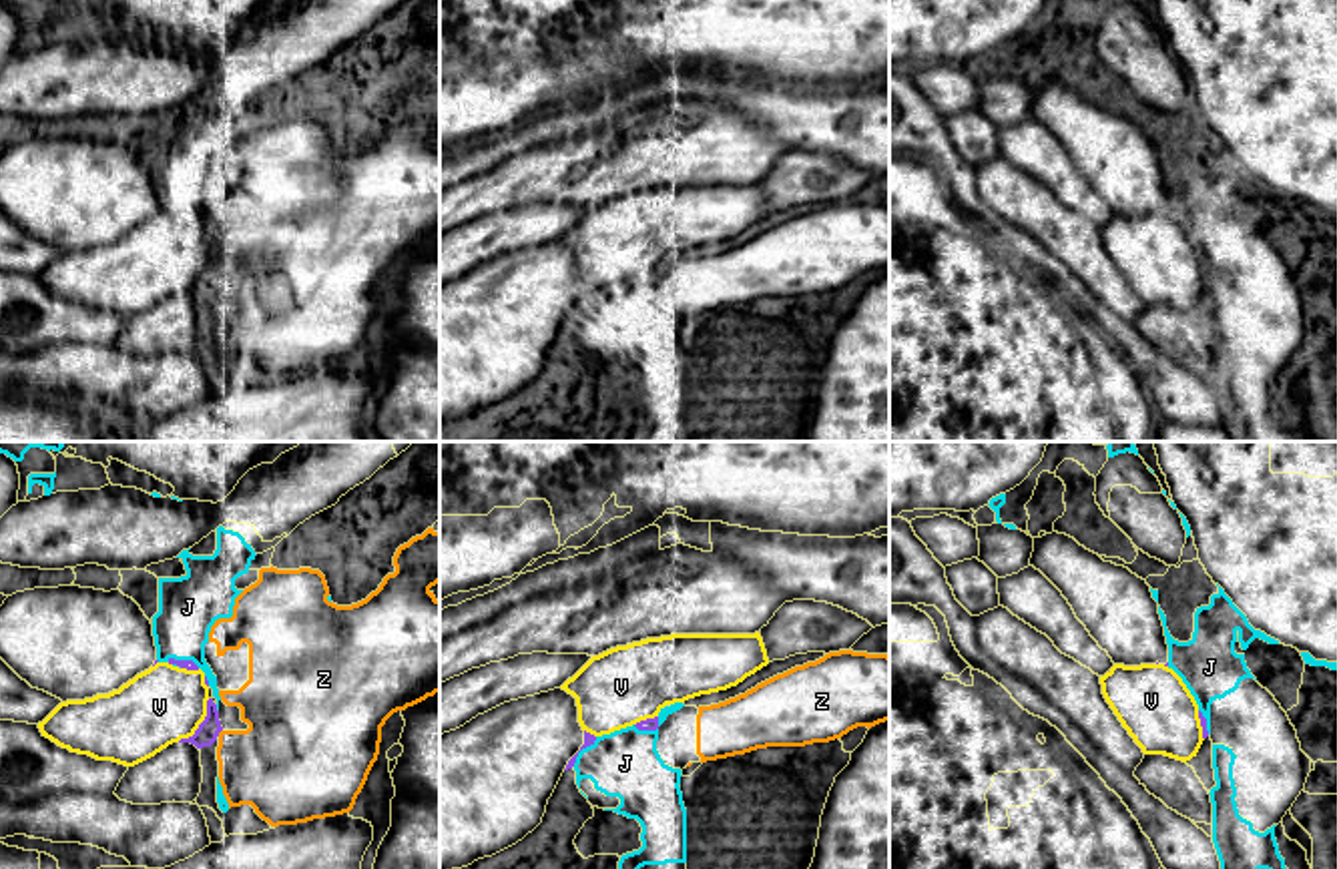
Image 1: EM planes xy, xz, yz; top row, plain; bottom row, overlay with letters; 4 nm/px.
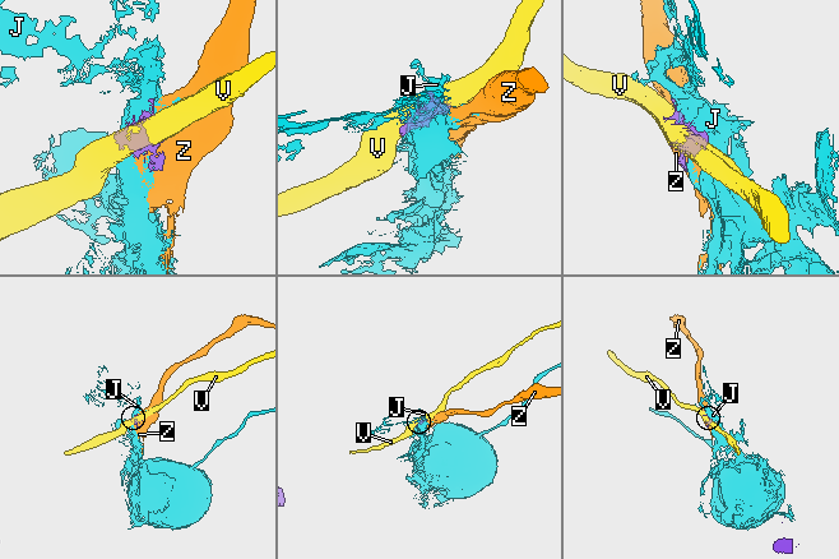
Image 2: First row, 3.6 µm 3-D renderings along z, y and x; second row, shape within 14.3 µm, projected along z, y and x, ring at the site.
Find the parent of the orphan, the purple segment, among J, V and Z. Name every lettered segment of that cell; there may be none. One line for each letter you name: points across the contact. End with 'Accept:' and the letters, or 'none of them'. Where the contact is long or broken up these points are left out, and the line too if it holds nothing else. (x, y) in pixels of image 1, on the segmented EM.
Accept: none of them

